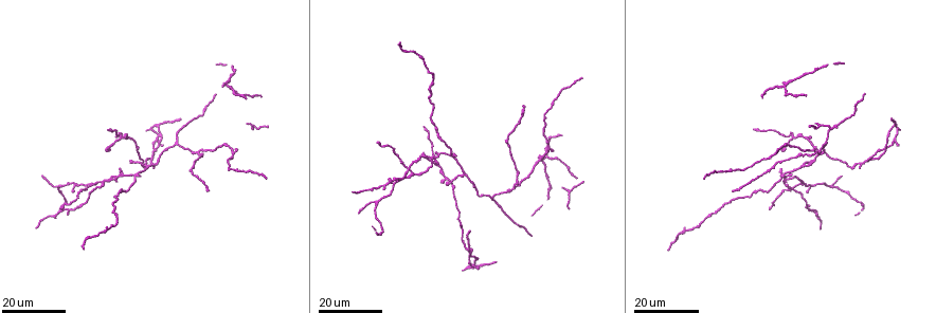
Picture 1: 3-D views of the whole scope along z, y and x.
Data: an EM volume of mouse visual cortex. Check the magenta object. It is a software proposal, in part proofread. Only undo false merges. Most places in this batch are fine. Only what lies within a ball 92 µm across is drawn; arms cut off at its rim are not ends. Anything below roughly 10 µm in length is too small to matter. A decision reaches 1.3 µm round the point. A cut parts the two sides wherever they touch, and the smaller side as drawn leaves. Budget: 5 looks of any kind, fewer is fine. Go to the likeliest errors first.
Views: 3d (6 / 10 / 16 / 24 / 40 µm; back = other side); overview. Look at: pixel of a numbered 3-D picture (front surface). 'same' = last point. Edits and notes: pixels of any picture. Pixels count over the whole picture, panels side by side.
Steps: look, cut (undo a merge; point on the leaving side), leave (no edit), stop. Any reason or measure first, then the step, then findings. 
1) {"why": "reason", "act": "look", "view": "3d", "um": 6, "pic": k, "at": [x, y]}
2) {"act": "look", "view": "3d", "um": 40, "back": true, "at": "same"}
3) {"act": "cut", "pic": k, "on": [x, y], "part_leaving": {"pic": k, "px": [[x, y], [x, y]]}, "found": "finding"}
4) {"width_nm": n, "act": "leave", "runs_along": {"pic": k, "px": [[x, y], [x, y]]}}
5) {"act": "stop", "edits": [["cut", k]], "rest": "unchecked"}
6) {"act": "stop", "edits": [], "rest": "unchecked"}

{"why": "four or more arms meet", "act": "look", "view": "3d", "um": 16, "pic": 1, "at": [95, 181]}

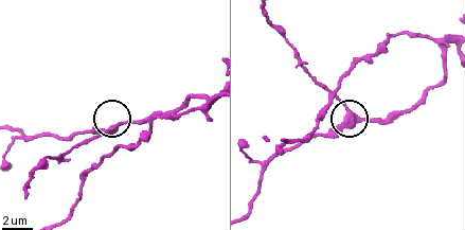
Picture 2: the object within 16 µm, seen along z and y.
{"why": "closer look", "act": "look", "view": "3d", "um": 10, "pic": 2, "at": [350, 115]}

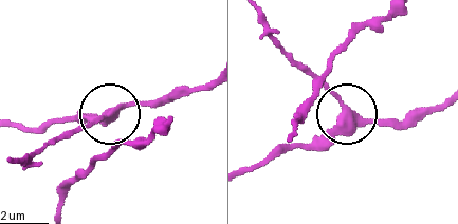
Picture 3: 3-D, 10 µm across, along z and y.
{"act": "leave", "runs_along": {"pic": 3, "px": [[447, 97], [392, 122], [356, 122], [297, 62]]}, "found": "continuous, no second neuron"}

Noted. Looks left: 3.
{"why": "small branch off a trunk", "act": "look", "view": "3d", "um": 24, "pic": 1, "at": [114, 178]}

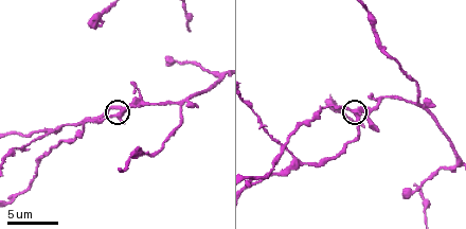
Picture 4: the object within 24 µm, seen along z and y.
{"act": "look", "view": "3d", "um": 10, "pic": 4, "at": [355, 116]}

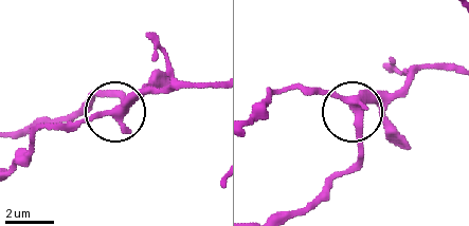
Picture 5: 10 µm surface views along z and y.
{"side_arm_um": 38, "arms": 4, "act": "leave", "found": "one neuron here"}

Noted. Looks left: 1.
{"act": "stop", "edits": [], "rest": "unchecked"}

